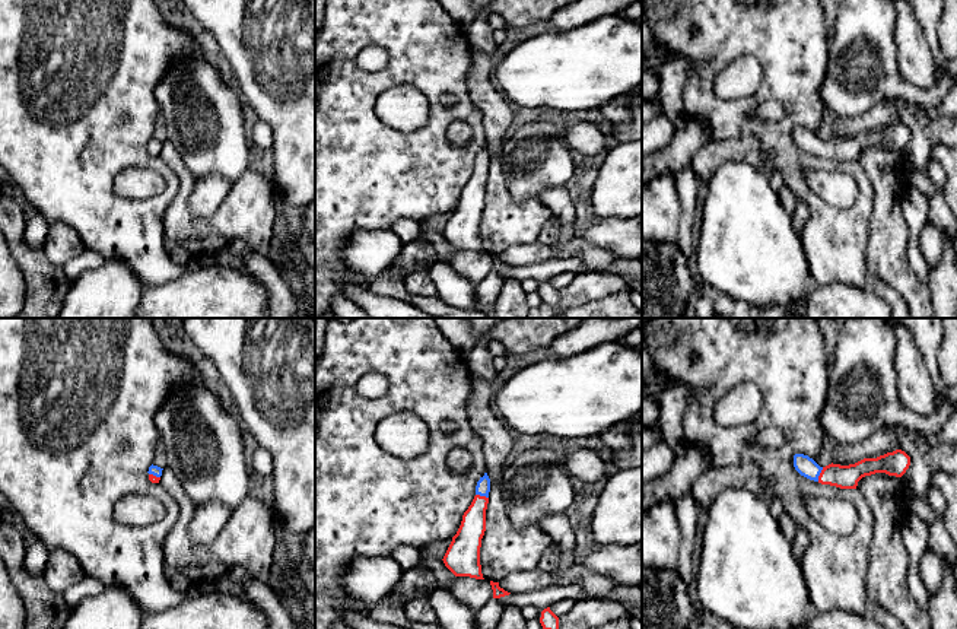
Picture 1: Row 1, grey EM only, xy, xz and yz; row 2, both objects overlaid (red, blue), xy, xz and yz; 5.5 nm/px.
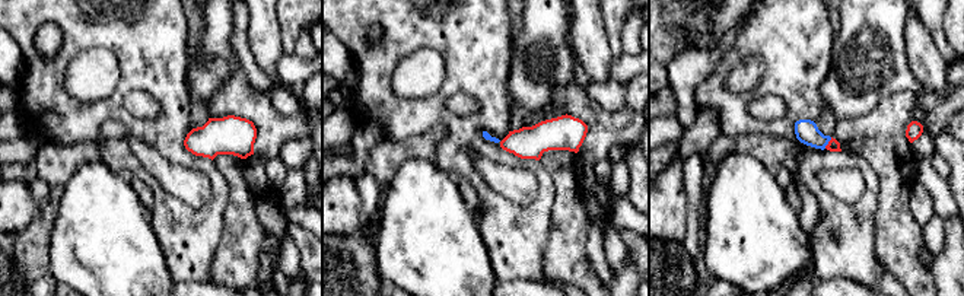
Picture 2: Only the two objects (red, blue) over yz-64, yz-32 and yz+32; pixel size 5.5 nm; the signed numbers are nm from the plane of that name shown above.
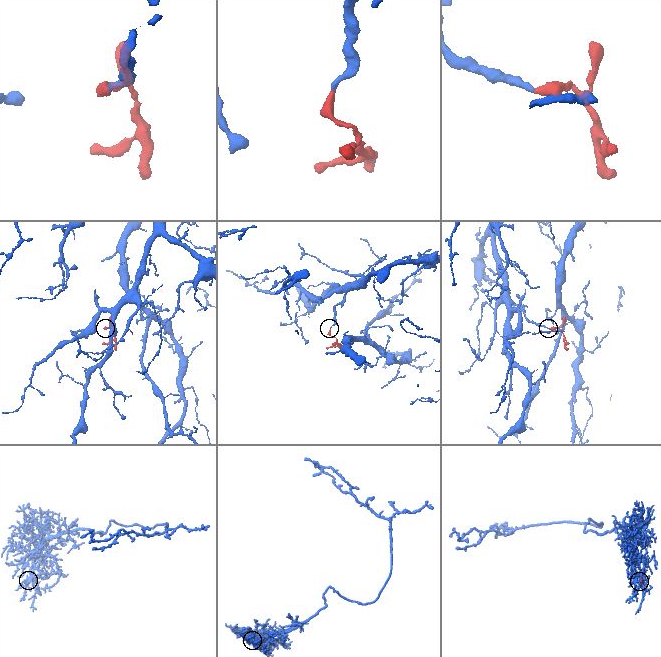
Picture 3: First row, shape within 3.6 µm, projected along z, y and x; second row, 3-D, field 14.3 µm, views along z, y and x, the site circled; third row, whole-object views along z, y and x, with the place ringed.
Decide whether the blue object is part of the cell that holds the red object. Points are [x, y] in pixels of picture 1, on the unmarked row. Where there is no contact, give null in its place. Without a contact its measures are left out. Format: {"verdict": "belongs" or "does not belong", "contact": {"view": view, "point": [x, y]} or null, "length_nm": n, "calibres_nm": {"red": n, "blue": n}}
{"verdict": "belongs", "contact": {"view": "yz", "point": [820, 148]}, "length_nm": 90, "calibres_nm": {"red": 130, "blue": 110}}

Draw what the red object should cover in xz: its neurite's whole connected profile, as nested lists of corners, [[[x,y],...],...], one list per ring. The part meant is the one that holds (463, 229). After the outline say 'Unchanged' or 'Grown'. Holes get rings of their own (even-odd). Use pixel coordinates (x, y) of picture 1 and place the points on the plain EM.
[[[484,146],[477,155],[476,169],[464,185],[461,198],[442,232],[455,250],[484,252],[480,238],[480,220],[486,204],[489,165],[490,152]]]. Grown

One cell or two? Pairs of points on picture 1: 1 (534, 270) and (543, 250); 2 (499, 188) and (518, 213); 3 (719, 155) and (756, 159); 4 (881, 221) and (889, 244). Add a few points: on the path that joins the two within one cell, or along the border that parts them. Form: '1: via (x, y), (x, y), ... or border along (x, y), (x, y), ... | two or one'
1: border along (556, 257), (547, 261), (511, 266) | two
2: via (499, 194), (512, 207) | one
3: via (728, 152), (747, 152) | one
4: via (887, 226), (889, 238) | one

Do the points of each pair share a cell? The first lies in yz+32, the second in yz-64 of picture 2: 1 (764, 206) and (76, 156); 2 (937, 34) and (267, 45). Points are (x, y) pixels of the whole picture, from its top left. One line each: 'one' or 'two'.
1: two
2: two

